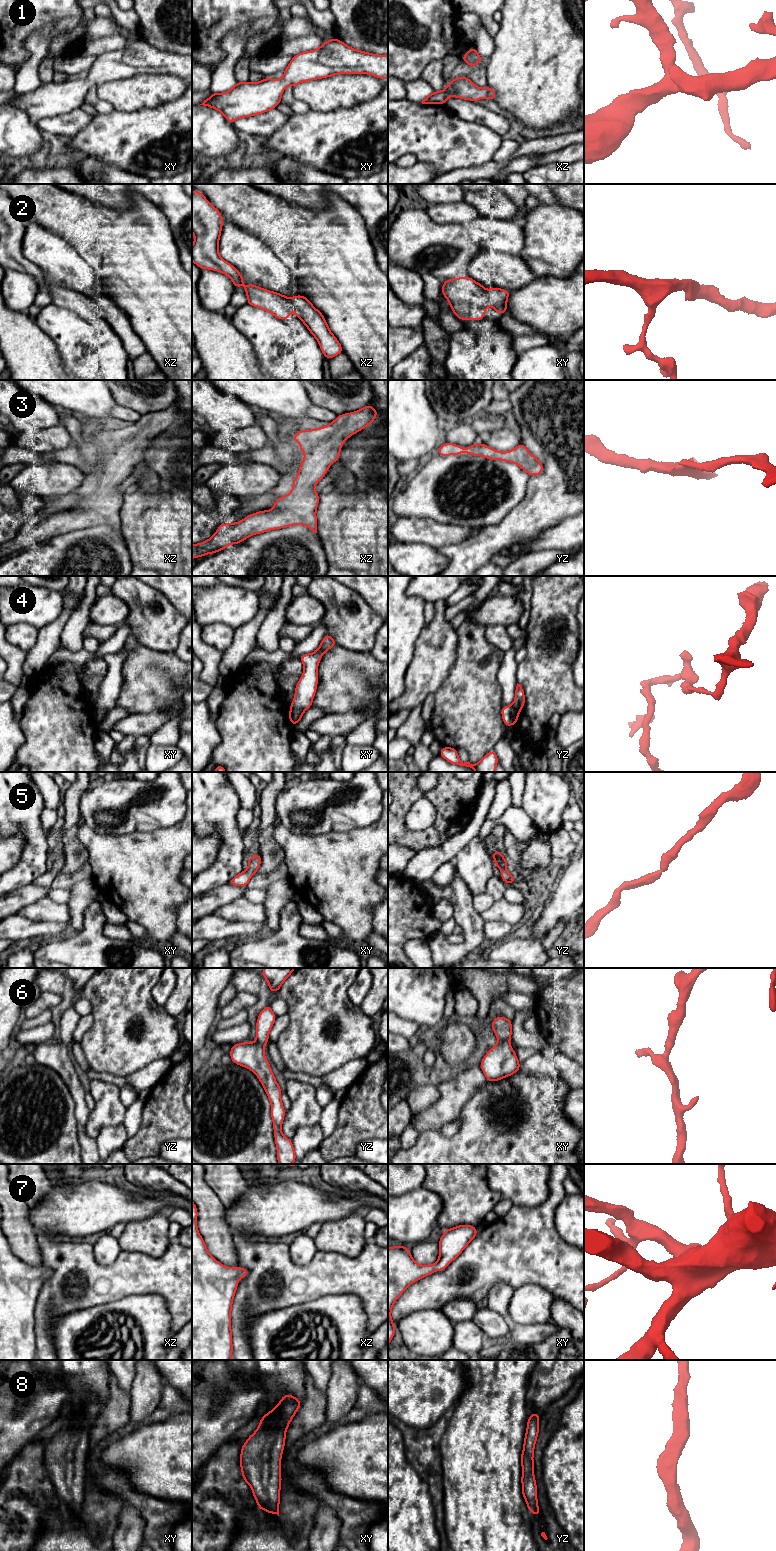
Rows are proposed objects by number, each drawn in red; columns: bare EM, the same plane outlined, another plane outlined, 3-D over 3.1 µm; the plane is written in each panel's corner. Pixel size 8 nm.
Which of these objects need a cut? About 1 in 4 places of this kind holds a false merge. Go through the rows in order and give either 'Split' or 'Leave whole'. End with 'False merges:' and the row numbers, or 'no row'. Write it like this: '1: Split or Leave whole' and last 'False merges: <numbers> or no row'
1: Leave whole
2: Leave whole
3: Leave whole
4: Split
5: Leave whole
6: Leave whole
7: Leave whole
8: Leave whole
False merges: 4

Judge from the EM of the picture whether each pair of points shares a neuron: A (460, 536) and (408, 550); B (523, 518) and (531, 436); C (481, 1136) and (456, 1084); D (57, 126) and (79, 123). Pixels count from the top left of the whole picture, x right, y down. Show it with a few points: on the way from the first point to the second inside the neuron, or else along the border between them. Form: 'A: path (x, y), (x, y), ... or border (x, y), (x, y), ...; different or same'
A: border (404, 542), (425, 543), (436, 549); different
B: path (543, 498), (549, 492), (549, 456); same
C: border (481, 1086), (465, 1103), (457, 1118); different
D: path (62, 125), (74, 123); same

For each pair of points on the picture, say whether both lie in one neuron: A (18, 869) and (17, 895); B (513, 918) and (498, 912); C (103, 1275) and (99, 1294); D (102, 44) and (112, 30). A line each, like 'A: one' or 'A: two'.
A: two
B: one
C: one
D: two

